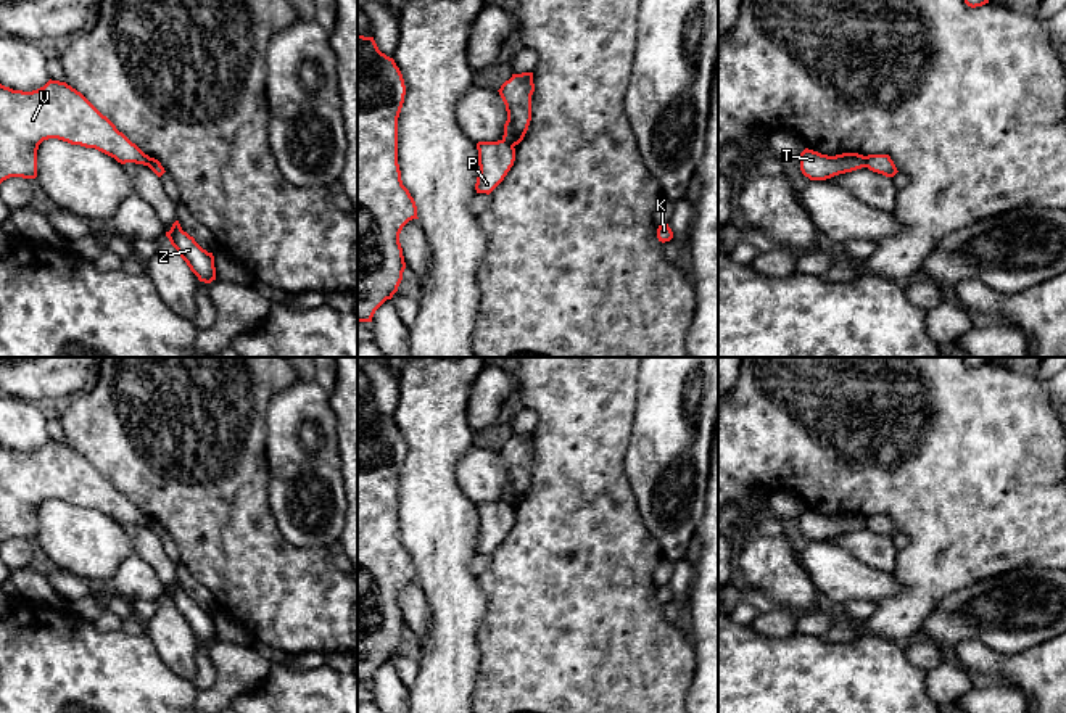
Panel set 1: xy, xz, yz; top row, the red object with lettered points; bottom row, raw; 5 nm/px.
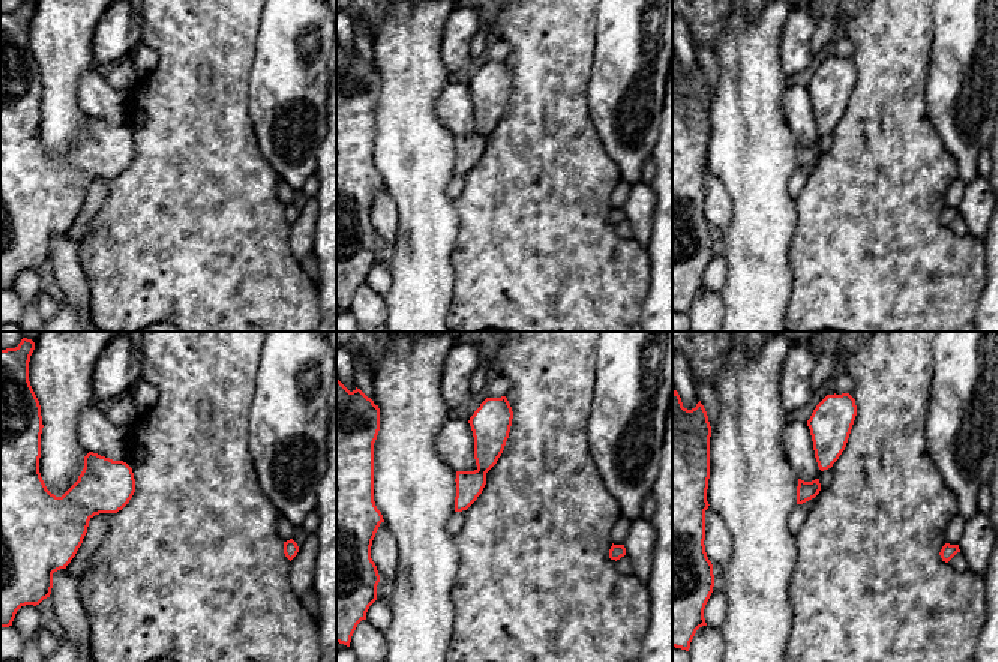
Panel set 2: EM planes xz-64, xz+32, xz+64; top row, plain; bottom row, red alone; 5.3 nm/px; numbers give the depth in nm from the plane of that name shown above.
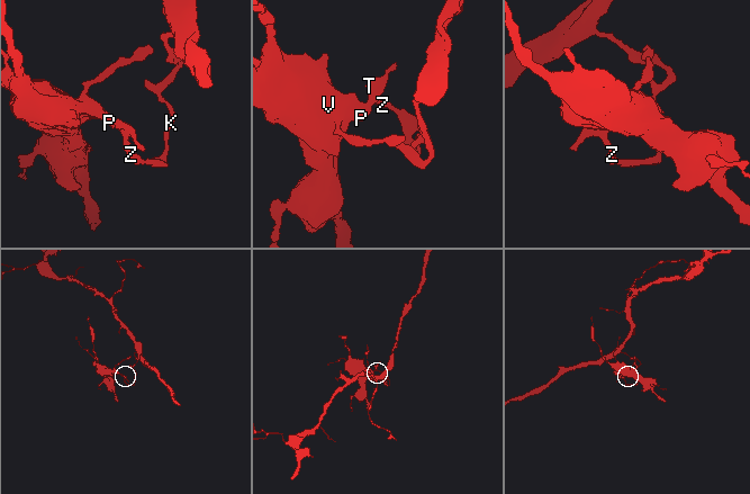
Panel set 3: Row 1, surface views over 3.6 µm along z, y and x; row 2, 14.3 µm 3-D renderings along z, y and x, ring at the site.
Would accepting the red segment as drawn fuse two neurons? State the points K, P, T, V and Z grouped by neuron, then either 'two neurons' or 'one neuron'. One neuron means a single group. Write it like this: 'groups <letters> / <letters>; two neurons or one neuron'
groups K T Z / P V; two neurons

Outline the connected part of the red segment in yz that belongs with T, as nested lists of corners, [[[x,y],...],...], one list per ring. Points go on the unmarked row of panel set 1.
[[[808,509],[800,513],[800,531],[810,541],[826,541],[861,528],[866,528],[866,520],[858,513],[828,517]]]

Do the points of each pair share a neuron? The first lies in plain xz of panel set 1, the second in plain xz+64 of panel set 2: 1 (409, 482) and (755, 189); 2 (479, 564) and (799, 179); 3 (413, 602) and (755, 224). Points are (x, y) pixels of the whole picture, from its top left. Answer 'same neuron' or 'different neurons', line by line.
1: same neuron
2: same neuron
3: different neurons

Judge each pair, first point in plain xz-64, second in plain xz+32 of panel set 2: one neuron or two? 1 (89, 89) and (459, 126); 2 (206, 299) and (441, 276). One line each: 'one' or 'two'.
1: one
2: two

